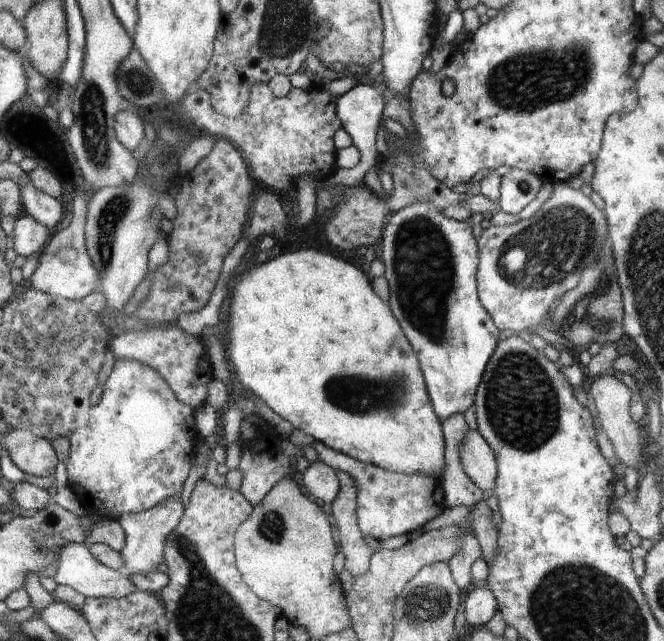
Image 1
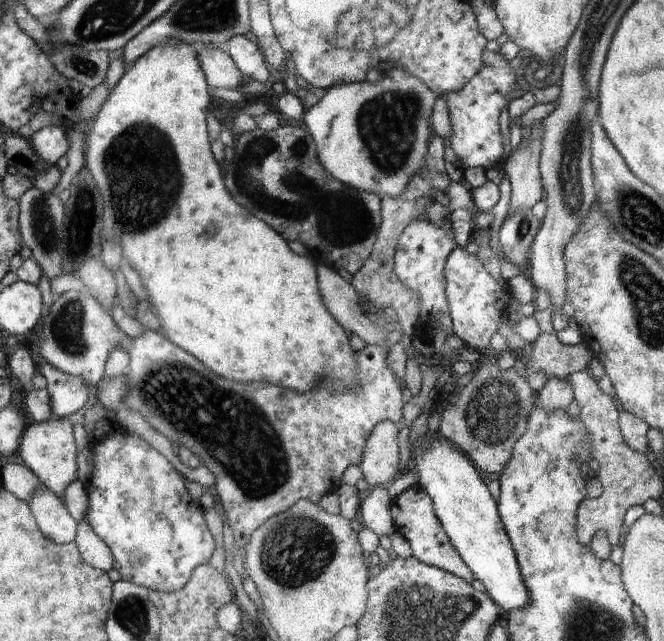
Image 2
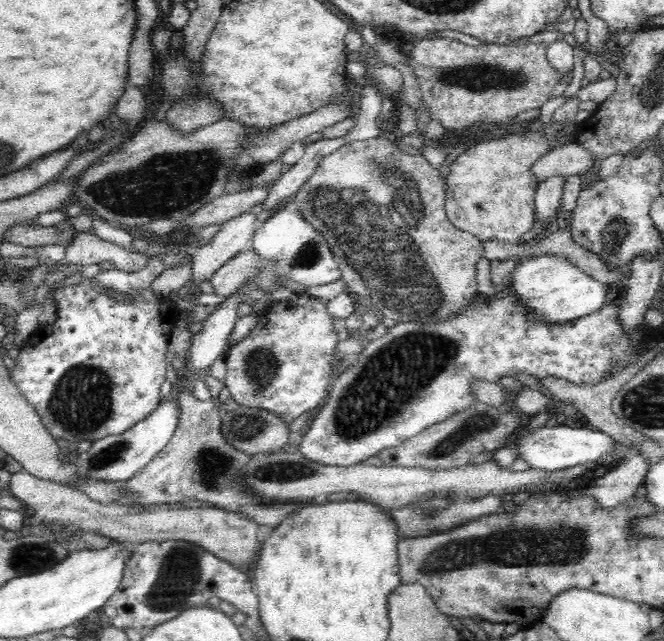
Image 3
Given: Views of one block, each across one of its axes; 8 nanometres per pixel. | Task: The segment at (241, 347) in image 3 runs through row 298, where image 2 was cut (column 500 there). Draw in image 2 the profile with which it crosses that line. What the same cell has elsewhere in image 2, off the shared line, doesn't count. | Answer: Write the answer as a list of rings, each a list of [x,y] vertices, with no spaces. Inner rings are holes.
[[[457,247],[450,252],[450,256],[446,260],[444,278],[446,278],[444,292],[453,333],[462,339],[466,346],[474,348],[474,351],[489,352],[490,340],[498,331],[512,294],[500,288],[499,284],[485,270],[478,257],[470,254],[466,247]]]

